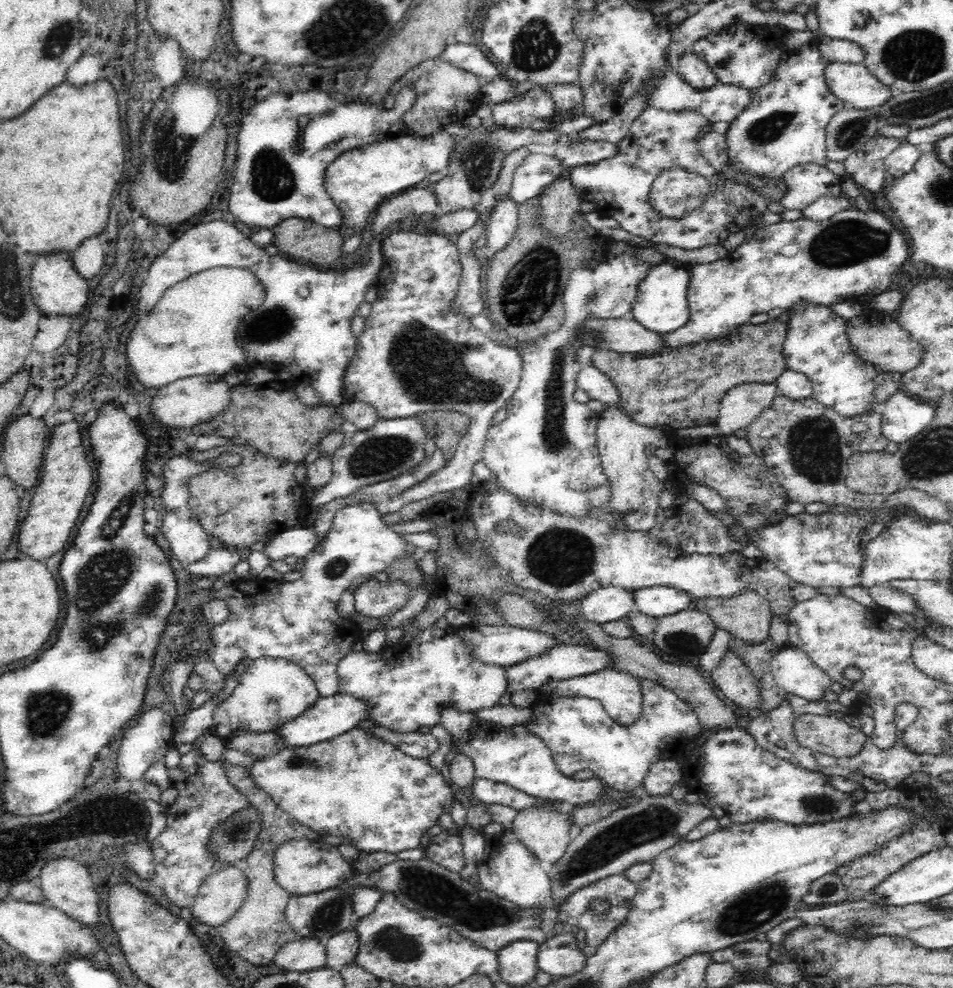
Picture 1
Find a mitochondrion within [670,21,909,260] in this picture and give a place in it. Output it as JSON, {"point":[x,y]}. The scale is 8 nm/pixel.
{"point":[763,132]}

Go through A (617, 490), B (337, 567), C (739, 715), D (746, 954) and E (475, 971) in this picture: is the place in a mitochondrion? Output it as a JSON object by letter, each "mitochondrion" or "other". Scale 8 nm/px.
{"A":"other","B":"mitochondrion","C":"other","D":"mitochondrion","E":"other"}

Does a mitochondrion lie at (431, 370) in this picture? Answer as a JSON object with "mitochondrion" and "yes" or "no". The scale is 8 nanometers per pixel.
{"mitochondrion":"yes"}

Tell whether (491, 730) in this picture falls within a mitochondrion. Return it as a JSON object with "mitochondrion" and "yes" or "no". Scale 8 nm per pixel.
{"mitochondrion":"no"}

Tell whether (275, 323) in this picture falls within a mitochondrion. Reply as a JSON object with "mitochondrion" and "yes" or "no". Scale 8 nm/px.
{"mitochondrion":"yes"}

